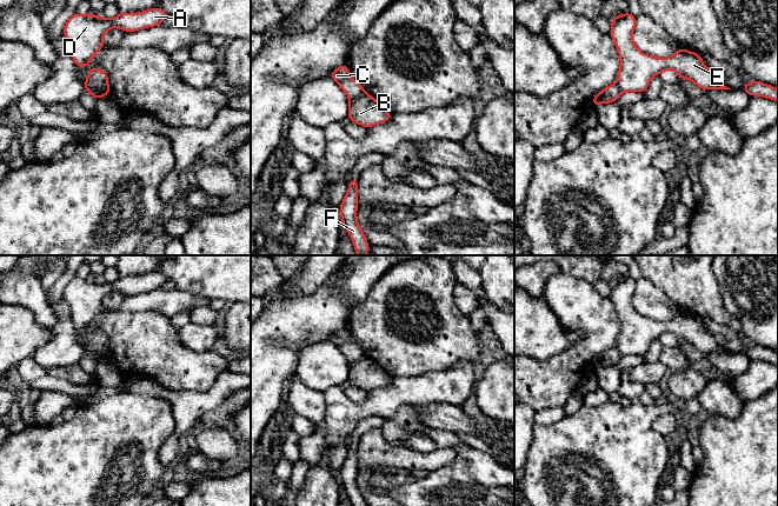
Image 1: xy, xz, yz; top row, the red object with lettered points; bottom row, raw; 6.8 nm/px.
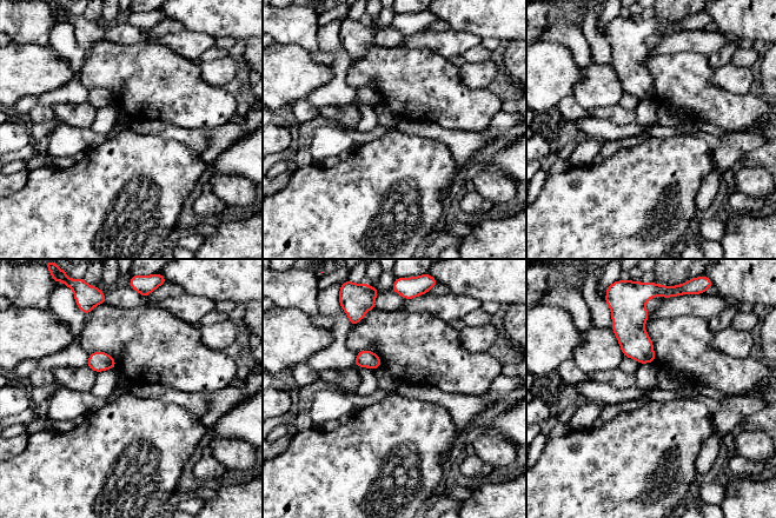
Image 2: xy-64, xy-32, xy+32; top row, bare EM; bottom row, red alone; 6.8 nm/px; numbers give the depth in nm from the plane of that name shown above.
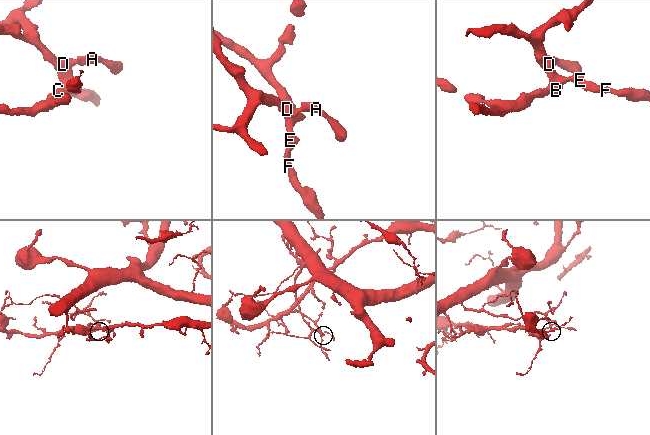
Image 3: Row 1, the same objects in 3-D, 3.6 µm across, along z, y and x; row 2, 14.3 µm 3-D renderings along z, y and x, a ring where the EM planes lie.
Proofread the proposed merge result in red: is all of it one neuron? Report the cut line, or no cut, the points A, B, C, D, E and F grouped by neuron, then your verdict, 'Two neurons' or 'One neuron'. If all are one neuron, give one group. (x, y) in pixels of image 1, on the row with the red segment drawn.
Split along xy (85, 85), (97, 88), (104, 94). Groups: A B D E F / C. Two neurons

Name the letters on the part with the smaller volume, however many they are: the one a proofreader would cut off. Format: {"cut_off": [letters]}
{"cut_off": ["A", "B", "D", "E", "F"]}

